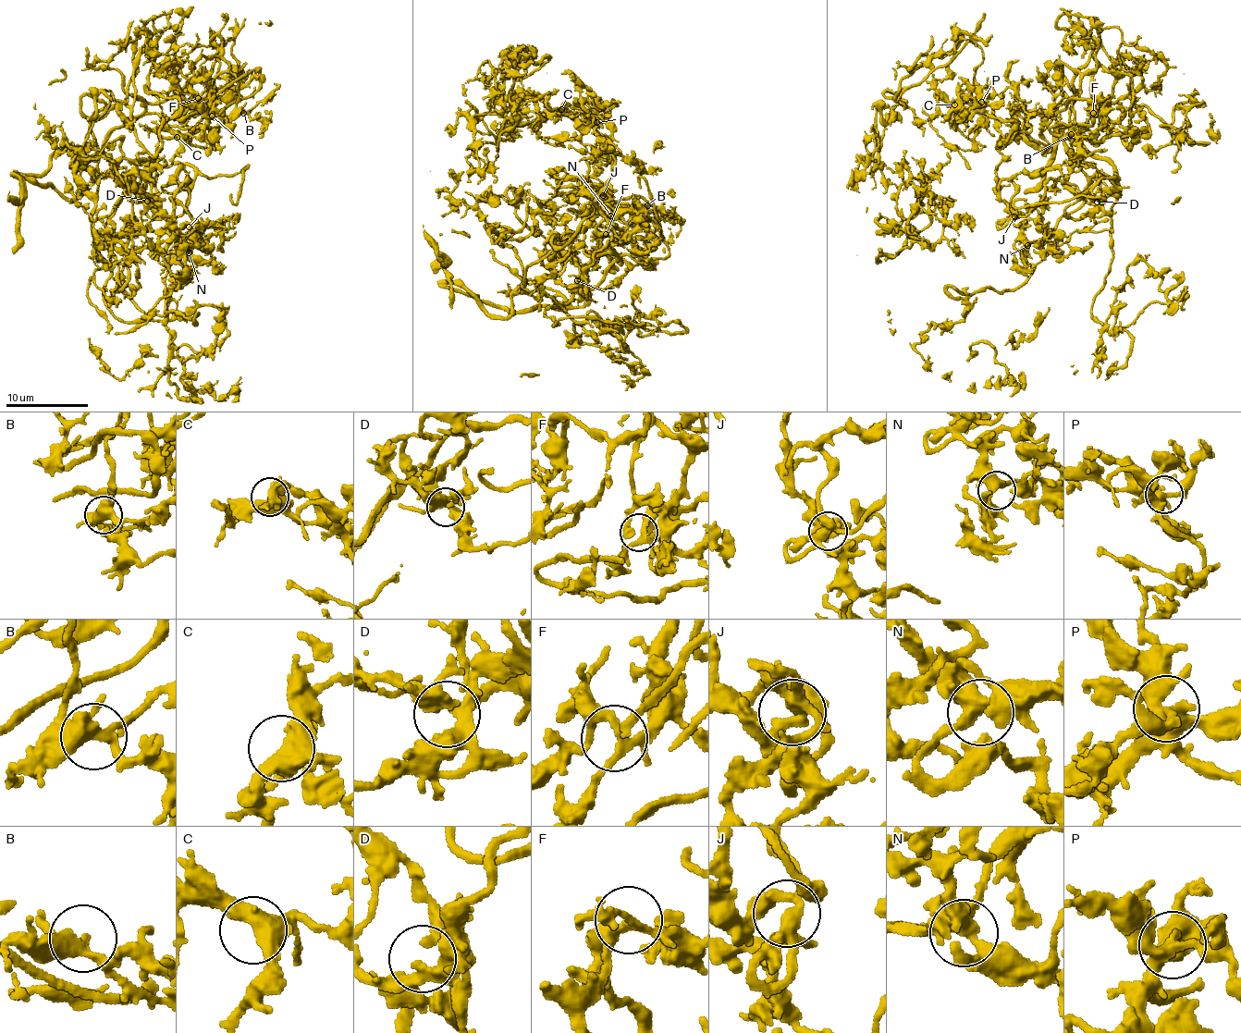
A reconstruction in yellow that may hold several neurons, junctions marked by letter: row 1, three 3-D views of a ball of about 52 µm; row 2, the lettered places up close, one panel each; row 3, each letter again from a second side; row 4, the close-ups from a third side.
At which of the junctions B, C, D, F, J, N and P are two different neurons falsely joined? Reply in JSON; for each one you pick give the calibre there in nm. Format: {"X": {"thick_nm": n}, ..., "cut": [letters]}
{"cut": []}

